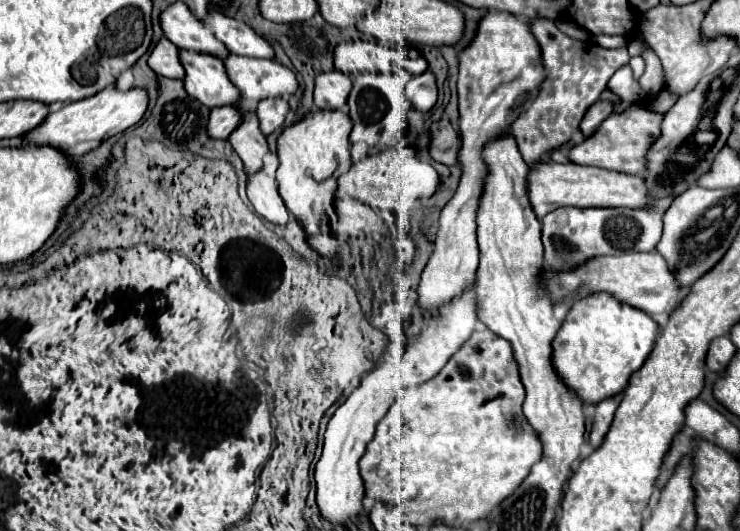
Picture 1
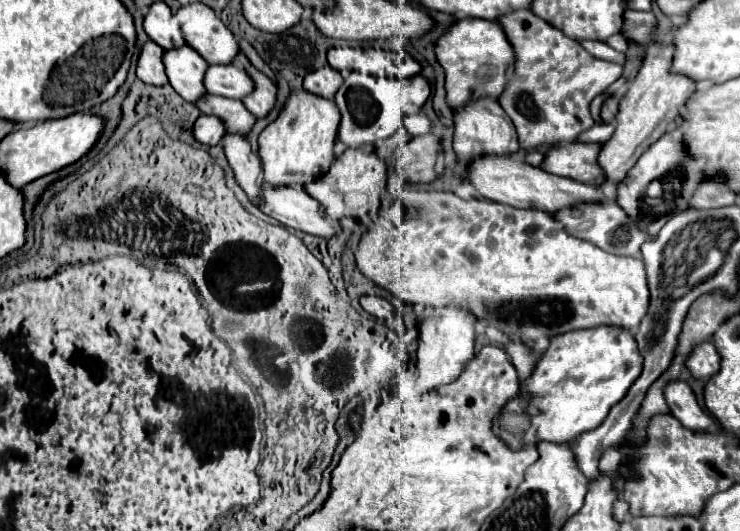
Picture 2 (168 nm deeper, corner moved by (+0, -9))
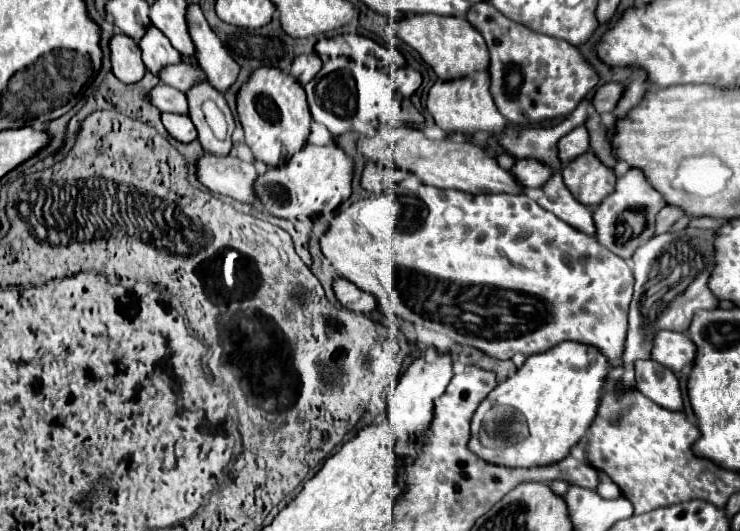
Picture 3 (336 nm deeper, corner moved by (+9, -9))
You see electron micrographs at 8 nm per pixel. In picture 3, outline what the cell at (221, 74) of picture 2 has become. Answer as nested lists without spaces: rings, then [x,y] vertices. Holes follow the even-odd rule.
[[[180,62],[180,64],[164,68],[160,74],[160,80],[186,92],[186,88],[194,88],[194,84],[198,84],[198,80],[206,80],[206,74],[202,72],[202,66],[198,62],[196,64]]]

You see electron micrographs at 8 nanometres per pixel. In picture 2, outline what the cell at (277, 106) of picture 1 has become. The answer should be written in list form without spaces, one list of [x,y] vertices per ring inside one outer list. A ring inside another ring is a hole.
[[[239,52],[239,56],[235,56],[233,64],[241,64],[241,68],[255,80],[253,92],[249,92],[247,96],[241,98],[243,106],[251,114],[255,114],[257,118],[265,118],[275,104],[275,84],[273,84],[273,80],[267,78],[261,70],[257,70],[243,52]]]

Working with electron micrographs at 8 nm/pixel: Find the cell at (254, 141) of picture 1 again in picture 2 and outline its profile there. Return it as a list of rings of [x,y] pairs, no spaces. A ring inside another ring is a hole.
[[[205,94],[195,102],[195,106],[201,114],[217,116],[229,132],[243,132],[247,136],[253,122],[255,122],[255,116],[251,116],[251,112],[247,112],[243,108],[241,100],[231,100],[231,98],[223,98],[223,96]]]

